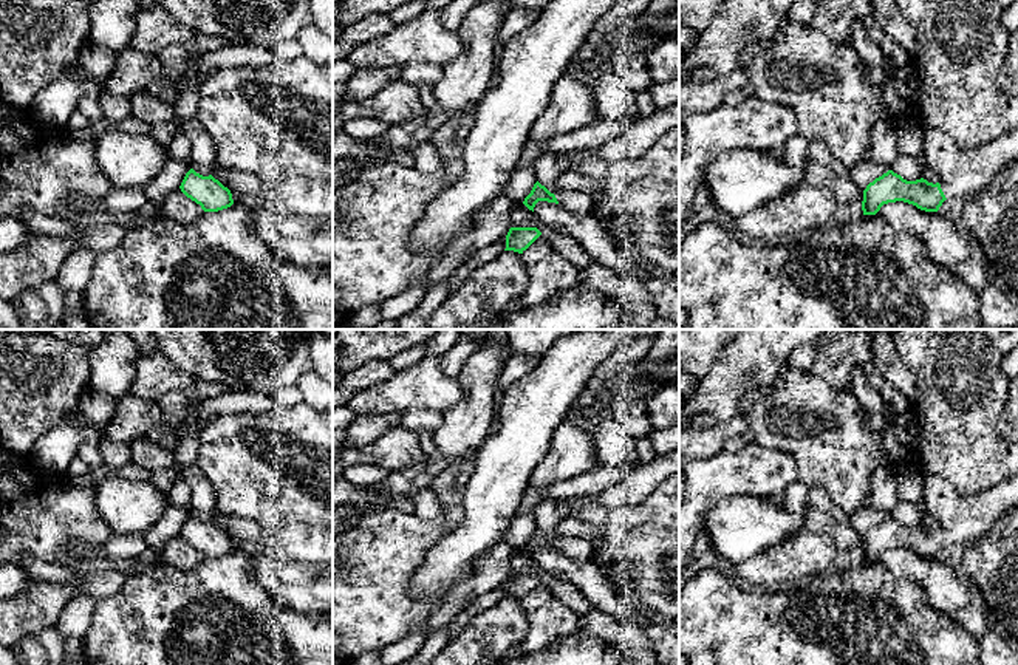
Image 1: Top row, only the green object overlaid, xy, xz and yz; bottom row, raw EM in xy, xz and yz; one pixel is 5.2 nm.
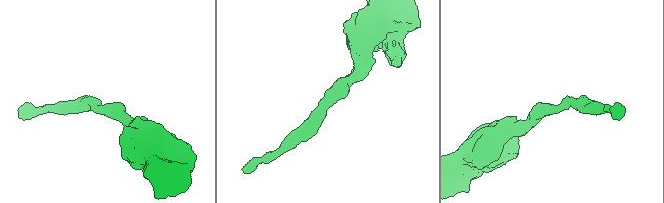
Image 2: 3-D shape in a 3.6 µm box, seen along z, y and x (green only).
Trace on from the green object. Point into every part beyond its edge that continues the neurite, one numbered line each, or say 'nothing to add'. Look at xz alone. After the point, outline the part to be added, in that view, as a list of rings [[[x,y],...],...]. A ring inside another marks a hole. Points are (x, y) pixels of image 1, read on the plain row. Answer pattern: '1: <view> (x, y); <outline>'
1: xz (549, 619); [[[540,581],[523,597],[521,605],[529,622],[529,631],[518,646],[520,653],[540,651],[557,639],[574,634],[582,625],[582,617],[557,598],[545,581]]]

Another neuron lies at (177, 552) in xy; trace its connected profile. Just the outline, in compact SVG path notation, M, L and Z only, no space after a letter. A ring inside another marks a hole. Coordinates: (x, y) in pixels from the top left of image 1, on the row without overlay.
M175 535L170 538L161 554L161 561L181 569L181 571L189 571L196 568L204 557L201 555L200 551L187 544L181 535Z

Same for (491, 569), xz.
M501 543L475 558L447 600L432 614L427 637L450 626L475 598L506 583L511 575L509 563L515 552L515 547Z

